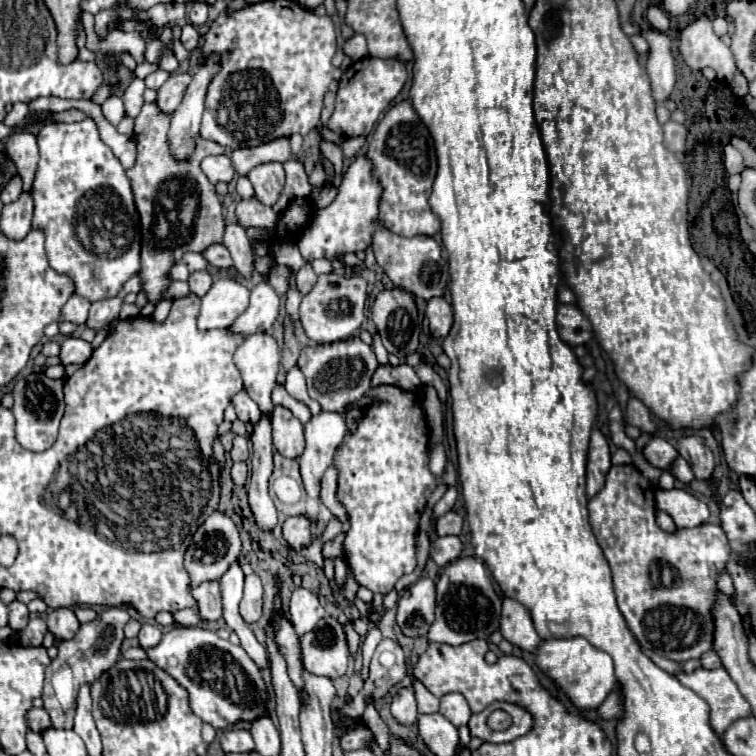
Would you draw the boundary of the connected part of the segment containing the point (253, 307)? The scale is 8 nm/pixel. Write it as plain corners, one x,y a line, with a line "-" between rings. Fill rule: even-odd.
268,280
256,284
252,288
250,296
250,308
238,320
230,326
232,332
242,332
244,336
250,336
254,332
266,332
272,328
280,314
282,298
276,294
272,284

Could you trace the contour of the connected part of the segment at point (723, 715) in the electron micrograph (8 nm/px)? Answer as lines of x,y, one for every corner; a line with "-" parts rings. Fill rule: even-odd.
698,668
690,674
684,670
674,674
680,684
692,688
700,698
704,698
710,706
710,726
712,730
722,736
724,730
738,718
750,716
750,704
740,694
738,686
726,672
726,668

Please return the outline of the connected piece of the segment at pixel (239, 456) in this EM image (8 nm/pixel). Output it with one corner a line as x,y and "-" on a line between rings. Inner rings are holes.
236,436
234,438
234,448
230,452
232,460
234,462
240,462
240,460
248,460
250,457
250,442
245,436

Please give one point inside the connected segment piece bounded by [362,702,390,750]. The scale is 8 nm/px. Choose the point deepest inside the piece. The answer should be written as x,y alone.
371,717

